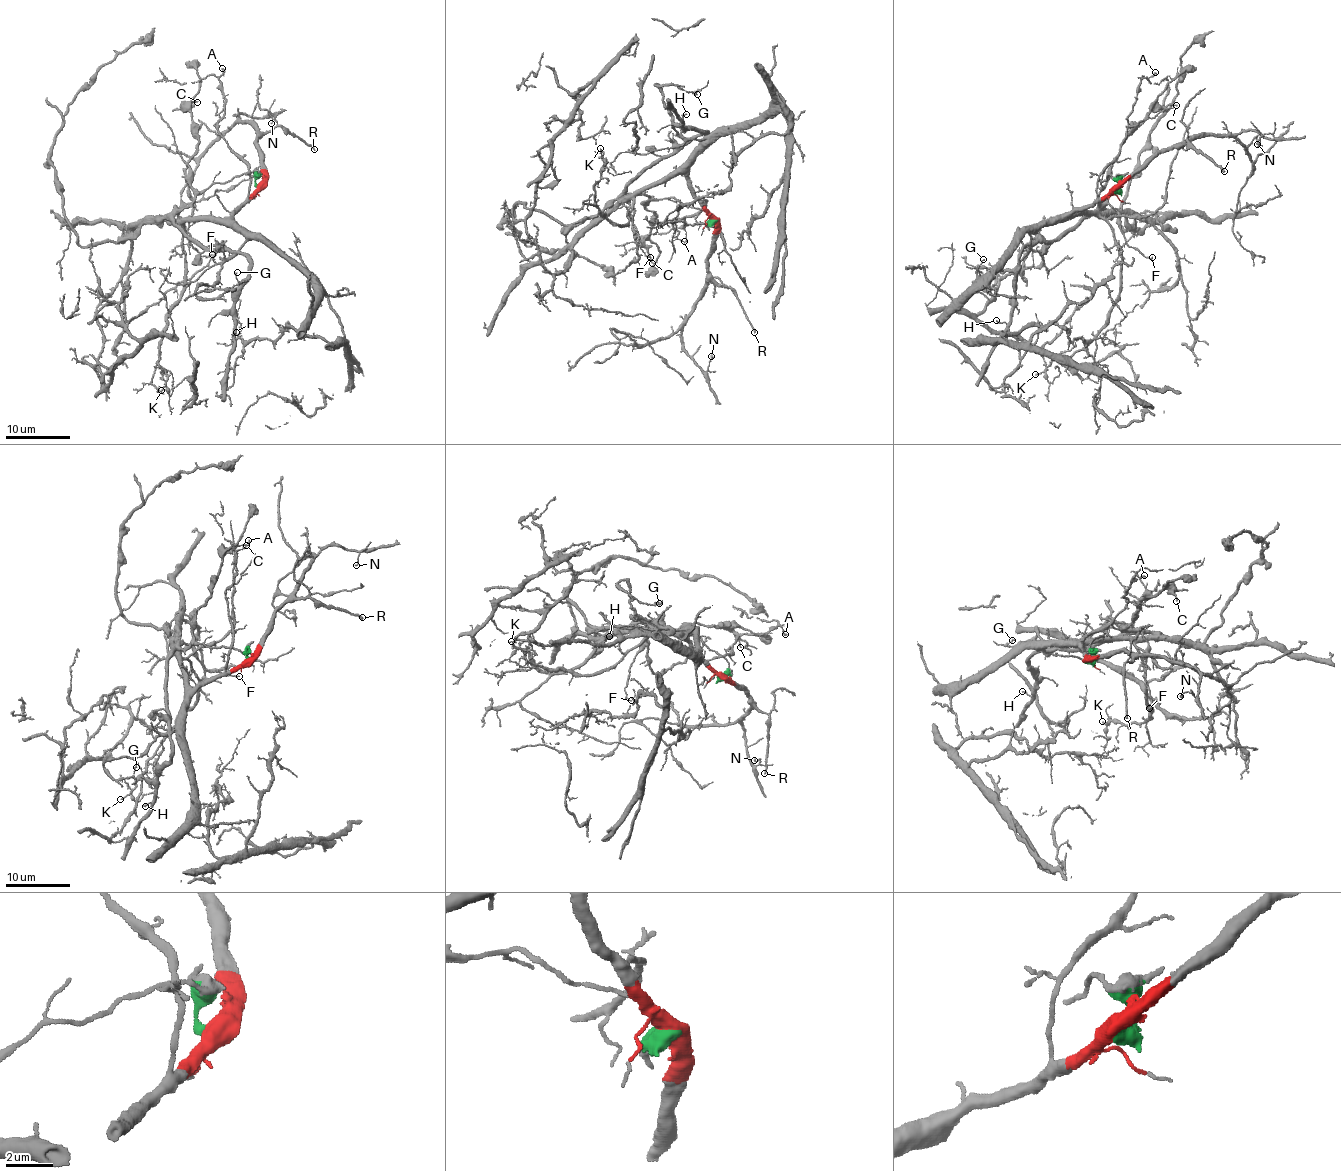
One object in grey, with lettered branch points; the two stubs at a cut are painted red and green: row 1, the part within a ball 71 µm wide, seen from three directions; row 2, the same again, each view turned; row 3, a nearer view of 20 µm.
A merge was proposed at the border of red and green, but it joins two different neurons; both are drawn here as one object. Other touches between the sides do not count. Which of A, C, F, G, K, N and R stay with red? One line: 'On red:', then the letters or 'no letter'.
On red: A, G, K, N, R

